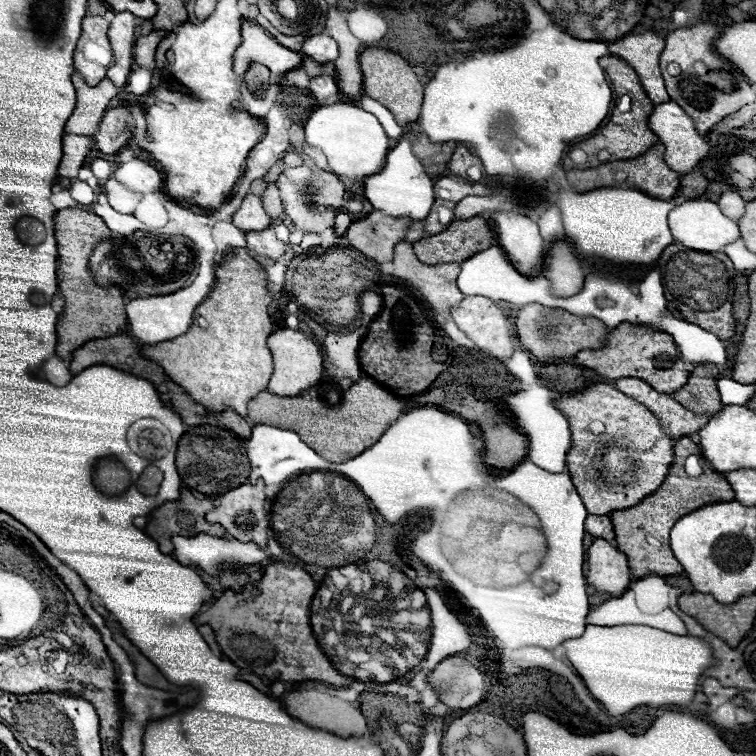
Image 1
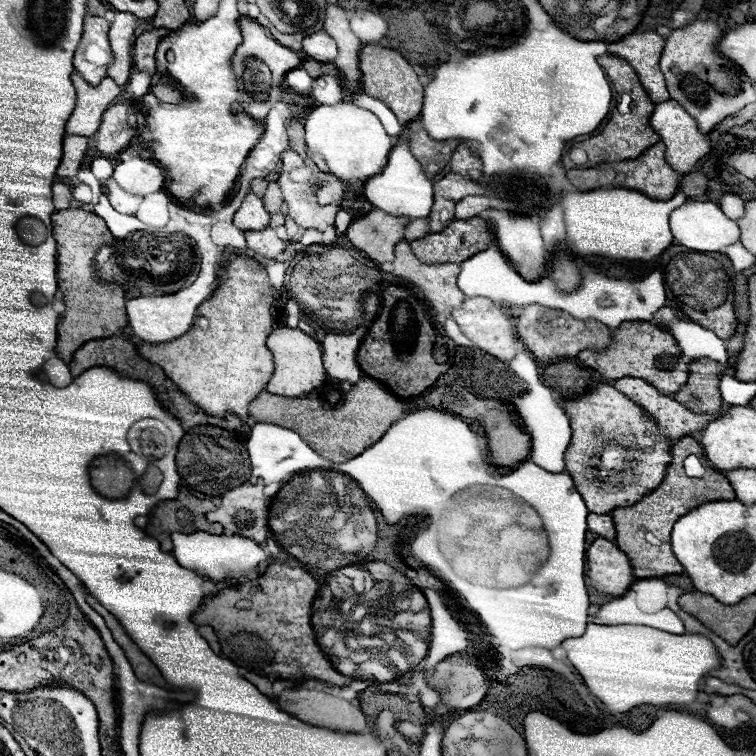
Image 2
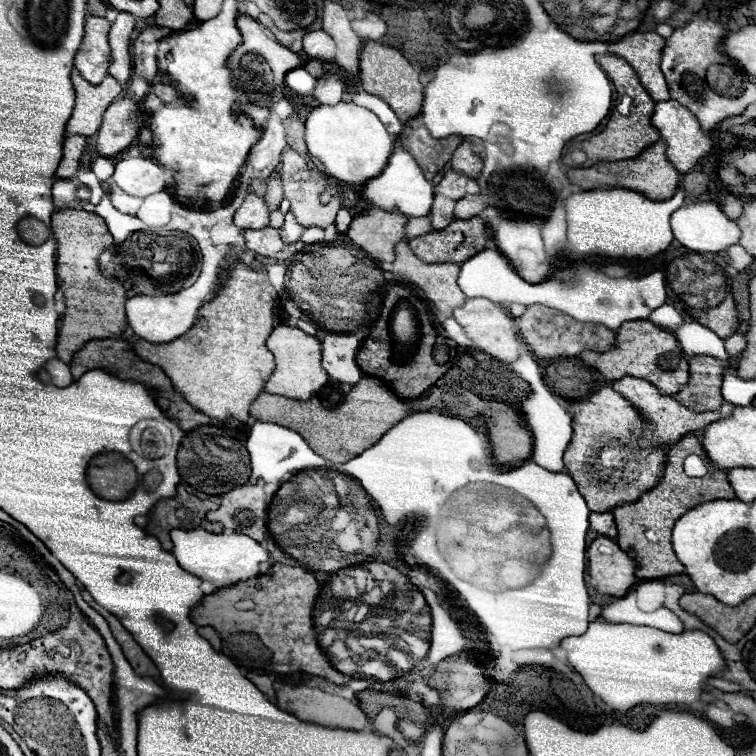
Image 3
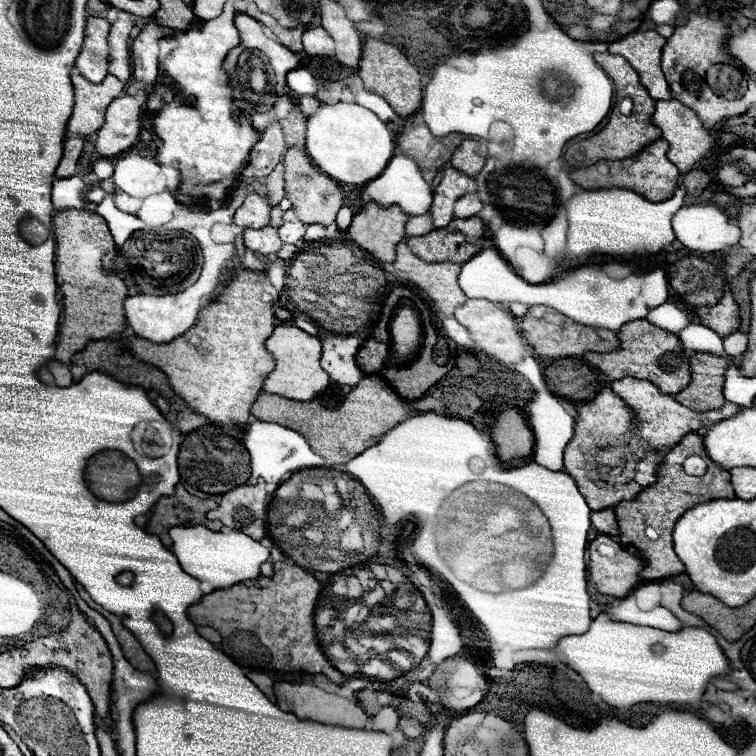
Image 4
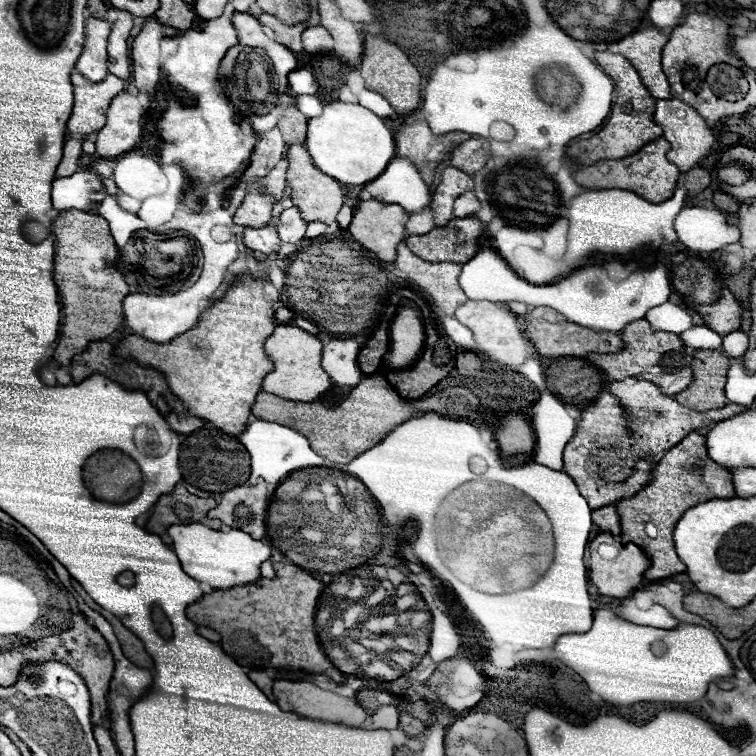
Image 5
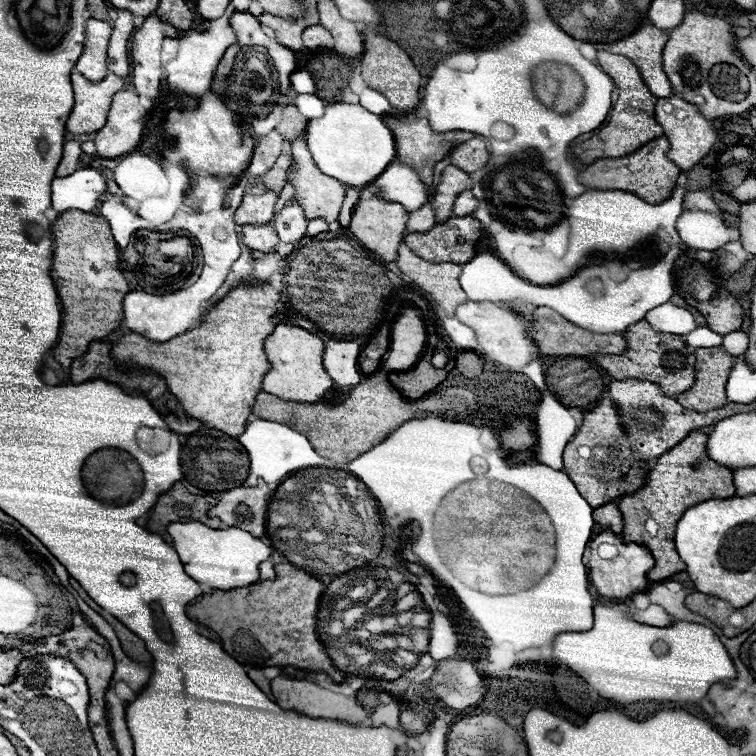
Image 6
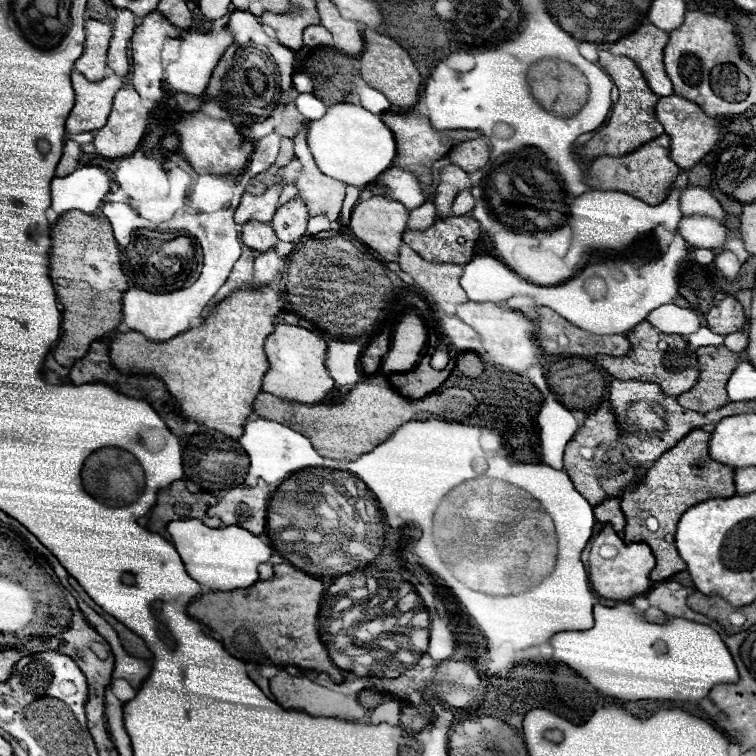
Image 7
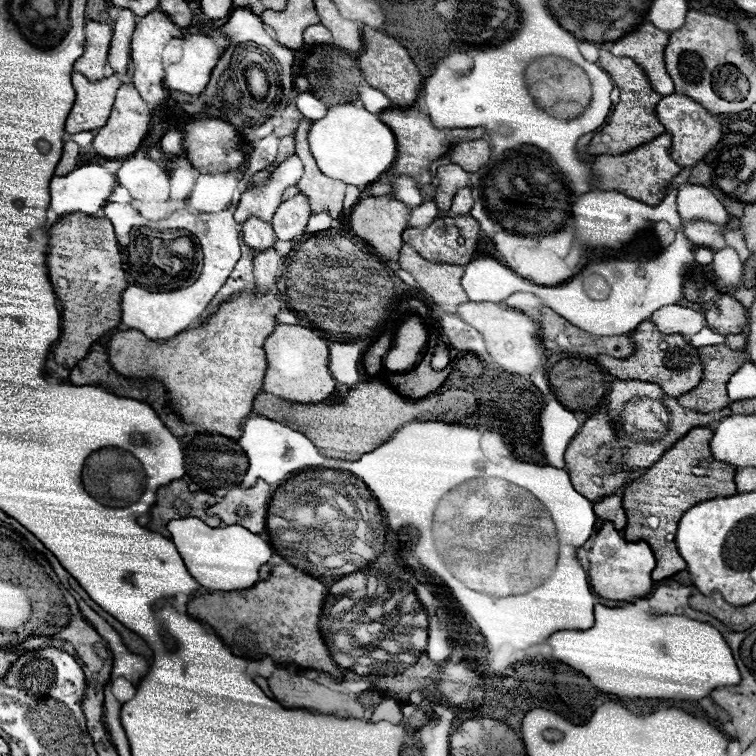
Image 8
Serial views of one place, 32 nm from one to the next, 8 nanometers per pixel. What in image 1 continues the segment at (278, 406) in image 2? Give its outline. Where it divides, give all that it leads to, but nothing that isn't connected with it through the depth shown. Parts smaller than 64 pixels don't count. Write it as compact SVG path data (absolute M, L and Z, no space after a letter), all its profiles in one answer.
M360 378L358 382L354 382L352 388L344 394L342 406L332 410L326 410L320 400L308 392L302 396L284 398L264 390L248 404L248 418L254 424L272 424L278 428L292 430L300 434L300 438L308 446L312 446L312 450L316 450L320 456L334 464L346 462L356 454L362 454L368 446L378 442L380 436L388 430L390 422L398 420L402 414L404 404L386 388L382 388L382 384L370 378Z

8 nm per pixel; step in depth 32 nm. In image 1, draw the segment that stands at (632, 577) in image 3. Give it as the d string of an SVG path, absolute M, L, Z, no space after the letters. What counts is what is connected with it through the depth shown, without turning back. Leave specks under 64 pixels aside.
M598 538L588 548L588 582L600 590L614 596L620 596L632 584L632 574L628 558L614 548L610 542Z

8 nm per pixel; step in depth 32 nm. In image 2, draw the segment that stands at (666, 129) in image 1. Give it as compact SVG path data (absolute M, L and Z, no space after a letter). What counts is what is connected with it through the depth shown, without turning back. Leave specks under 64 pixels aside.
M676 100L656 104L654 114L650 118L650 124L660 134L660 140L666 144L668 164L680 174L688 174L696 166L696 162L710 152L710 140L698 130L696 120Z

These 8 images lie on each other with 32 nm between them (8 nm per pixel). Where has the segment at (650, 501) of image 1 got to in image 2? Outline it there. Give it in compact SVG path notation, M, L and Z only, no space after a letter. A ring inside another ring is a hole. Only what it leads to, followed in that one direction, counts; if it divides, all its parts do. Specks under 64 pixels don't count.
M684 436L680 438L676 444L672 444L672 460L666 468L666 476L660 482L660 486L656 490L652 490L650 494L646 494L640 502L632 504L632 506L624 506L624 508L616 508L612 512L614 524L616 524L616 544L620 550L624 550L628 554L628 558L632 558L632 566L634 566L634 576L636 578L660 578L660 576L668 576L668 574L682 574L684 568L682 564L676 560L672 546L670 546L670 532L674 522L684 516L686 512L690 512L692 508L704 504L704 502L714 502L714 500L734 500L736 494L730 486L730 482L726 480L726 476L716 470L716 468L708 468L706 474L702 478L690 478L684 474L682 462L688 454L696 454L700 458L704 458L704 452L700 448L700 444L692 438L692 436ZM646 532L654 532L656 538L660 540L660 546L652 546L646 542L644 534Z

